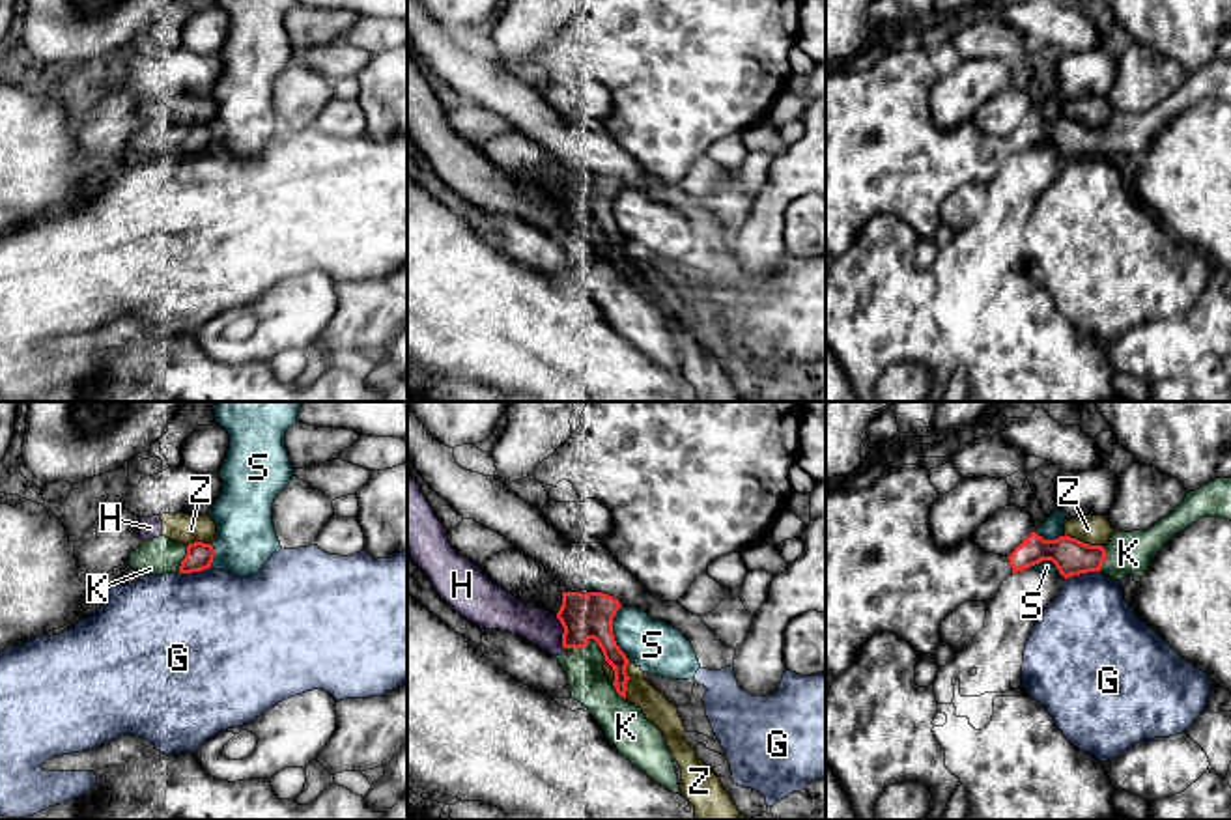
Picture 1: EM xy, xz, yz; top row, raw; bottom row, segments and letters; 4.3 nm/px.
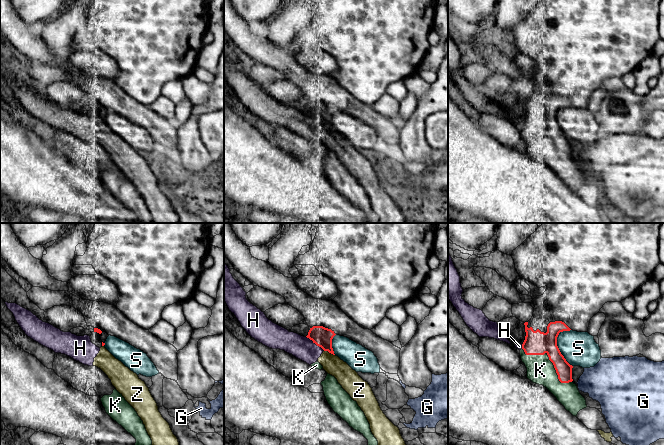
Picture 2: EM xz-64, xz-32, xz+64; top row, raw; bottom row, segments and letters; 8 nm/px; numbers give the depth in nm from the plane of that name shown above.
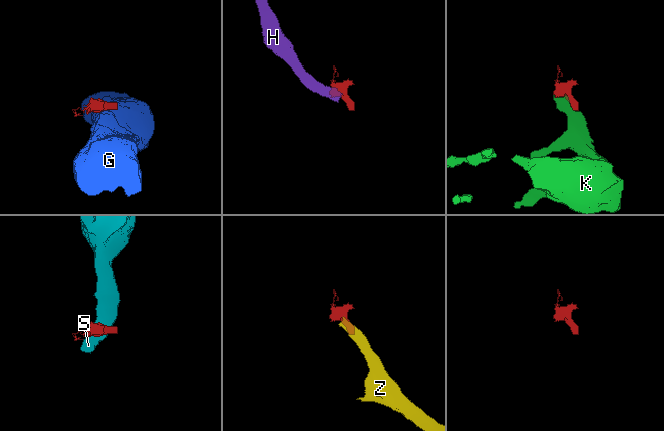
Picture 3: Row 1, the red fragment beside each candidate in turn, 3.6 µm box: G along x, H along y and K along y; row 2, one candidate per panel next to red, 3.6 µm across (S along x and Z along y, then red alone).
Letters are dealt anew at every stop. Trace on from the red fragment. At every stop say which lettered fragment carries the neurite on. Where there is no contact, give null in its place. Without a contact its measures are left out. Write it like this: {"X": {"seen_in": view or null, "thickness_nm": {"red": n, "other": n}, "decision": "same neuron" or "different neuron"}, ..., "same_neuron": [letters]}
{"G": {"seen_in": "yz", "thickness_nm": {"red": 160, "other": 400}, "decision": "different neuron"}, "H": {"seen_in": "xz", "thickness_nm": {"red": 200, "other": 150}, "decision": "different neuron"}, "K": {"seen_in": "xz", "thickness_nm": {"red": 200, "other": 170}, "decision": "same neuron"}, "S": {"seen_in": "xz", "thickness_nm": {"red": 200, "other": 220}, "decision": "different neuron"}, "Z": {"seen_in": "yz", "thickness_nm": {"red": 160, "other": 130}, "decision": "different neuron"}, "same_neuron": ["K"]}

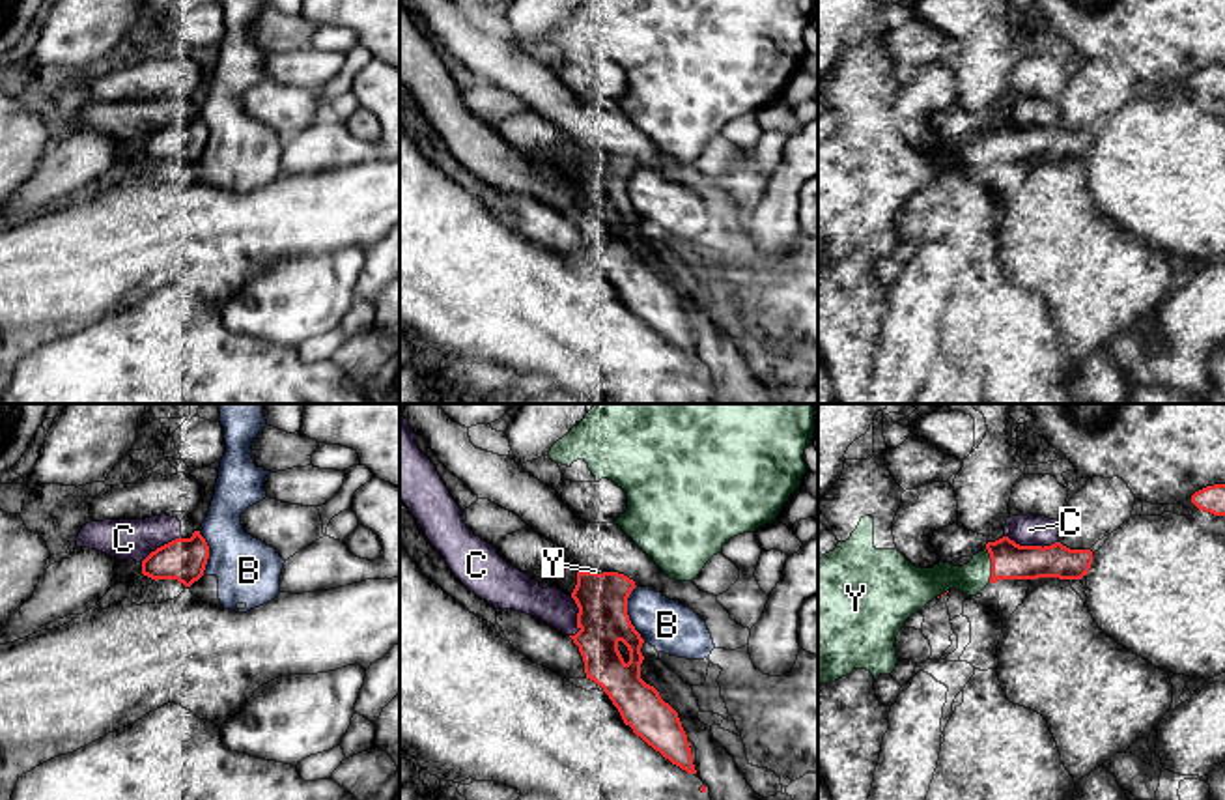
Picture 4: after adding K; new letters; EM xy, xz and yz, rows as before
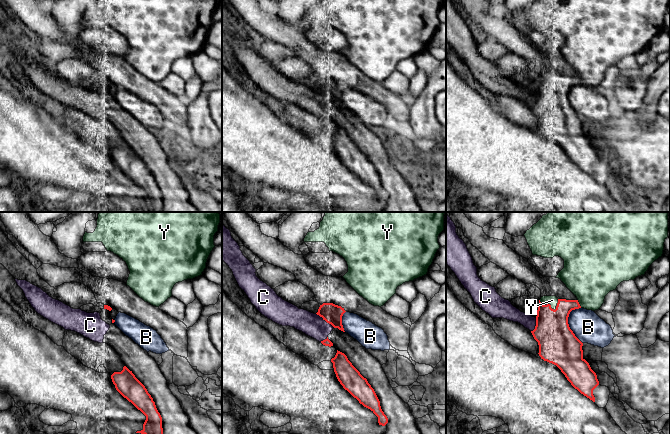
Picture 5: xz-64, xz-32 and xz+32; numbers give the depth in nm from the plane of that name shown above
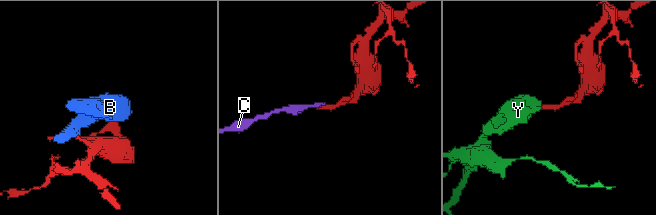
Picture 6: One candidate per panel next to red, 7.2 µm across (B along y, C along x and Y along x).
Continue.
{"B": {"seen_in": "xz", "thickness_nm": {"red": 220, "other": 220}, "decision": "different neuron"}, "C": {"seen_in": "yz", "thickness_nm": {"red": 160, "other": 130}, "decision": "different neuron"}, "Y": {"seen_in": "yz", "thickness_nm": {"red": 160, "other": 140}, "decision": "same neuron"}, "same_neuron": ["Y"]}

